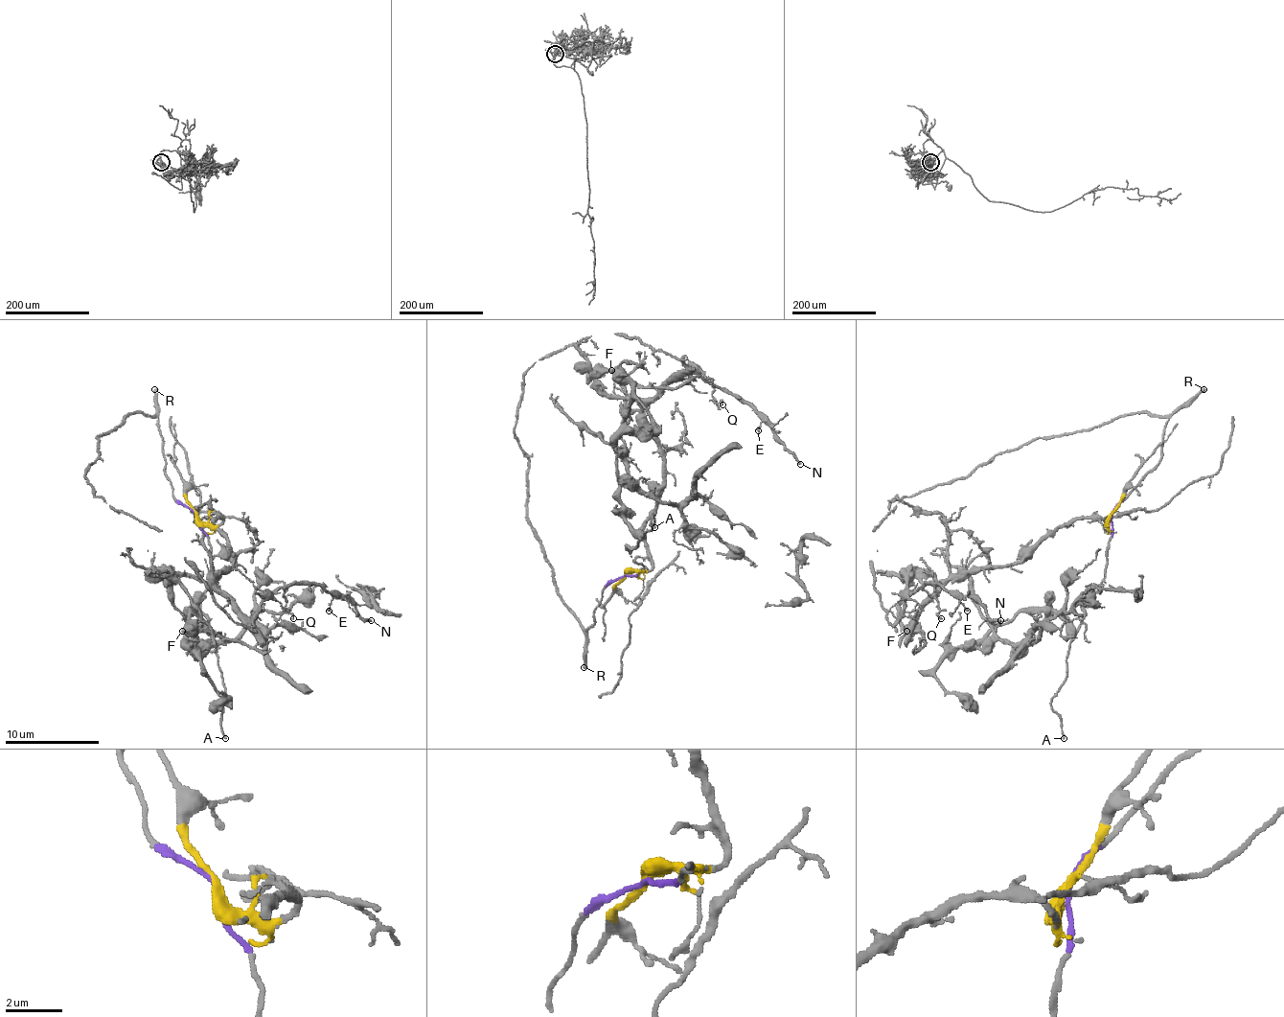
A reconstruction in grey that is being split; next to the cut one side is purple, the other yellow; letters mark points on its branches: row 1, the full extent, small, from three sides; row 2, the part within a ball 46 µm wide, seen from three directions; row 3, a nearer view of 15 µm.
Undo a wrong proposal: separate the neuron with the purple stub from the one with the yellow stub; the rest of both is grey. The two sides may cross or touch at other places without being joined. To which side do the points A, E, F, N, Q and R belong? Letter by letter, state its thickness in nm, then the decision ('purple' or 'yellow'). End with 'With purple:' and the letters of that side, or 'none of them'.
A: calibre 140 nm; purple
E: calibre 160 nm; yellow
F: calibre 650 nm; yellow
N: calibre 190 nm; yellow
Q: calibre 170 nm; yellow
R: calibre 280 nm; purple
With purple: A, R

